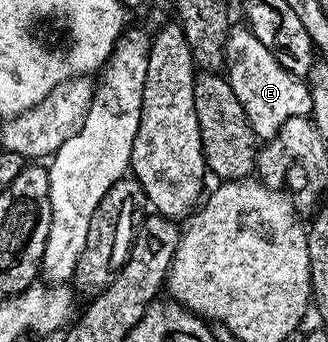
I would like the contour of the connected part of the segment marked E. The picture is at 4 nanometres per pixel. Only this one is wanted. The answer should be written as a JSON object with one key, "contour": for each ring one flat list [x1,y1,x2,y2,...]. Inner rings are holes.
{"contour":[[232,26,228,30,224,47,225,71,258,140,268,141,278,133,287,119,310,116,311,88,306,80,289,73,273,57,273,53,259,43,259,38,248,26,242,26]]}

